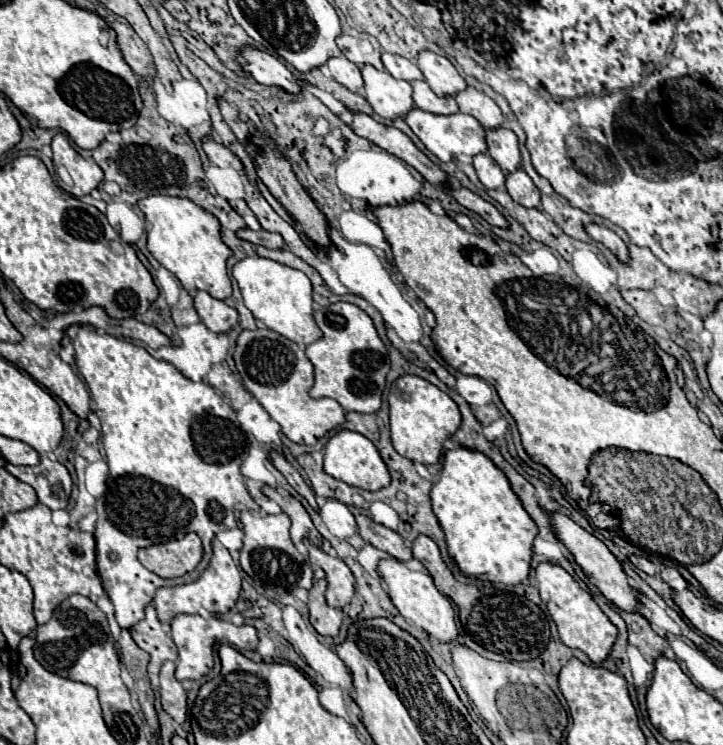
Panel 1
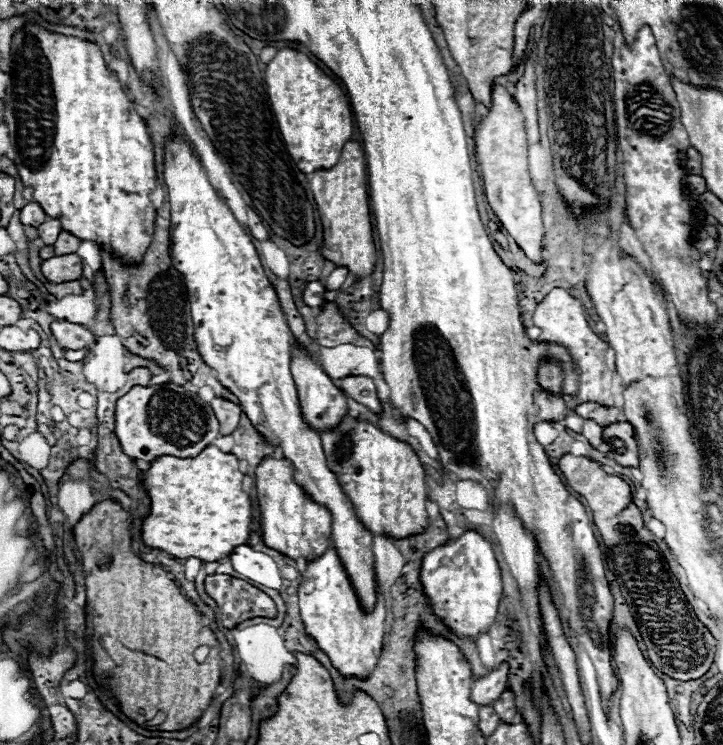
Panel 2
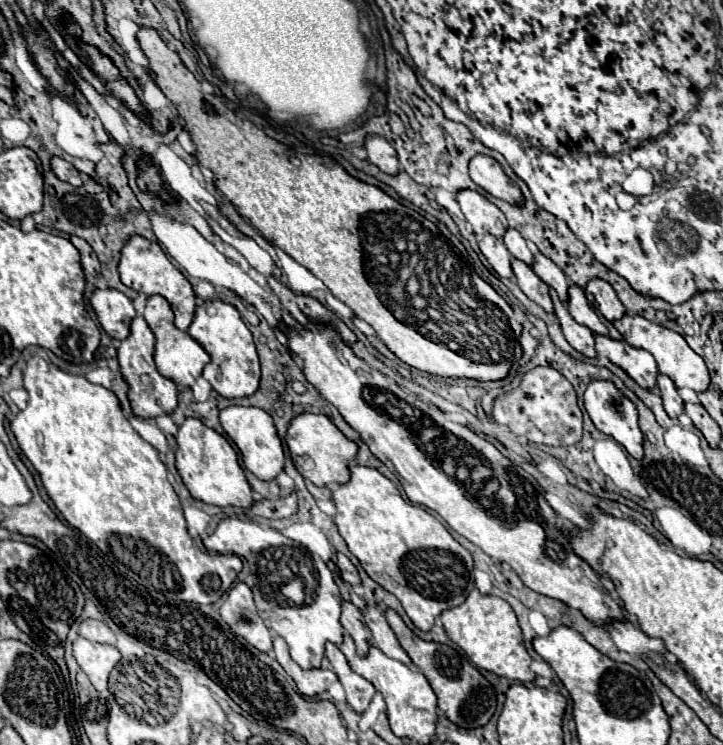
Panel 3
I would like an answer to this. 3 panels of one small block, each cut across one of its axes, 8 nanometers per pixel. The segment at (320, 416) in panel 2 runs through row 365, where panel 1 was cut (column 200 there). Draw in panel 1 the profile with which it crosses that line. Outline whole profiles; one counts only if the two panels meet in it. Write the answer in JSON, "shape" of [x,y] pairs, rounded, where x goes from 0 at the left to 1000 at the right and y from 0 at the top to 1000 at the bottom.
{"shape":[[[274,392],[268,397],[268,411],[277,424],[277,430],[293,443],[293,446],[315,446],[321,438],[329,435],[329,419],[324,411],[313,408],[310,403],[302,403],[290,397],[288,392]]]}

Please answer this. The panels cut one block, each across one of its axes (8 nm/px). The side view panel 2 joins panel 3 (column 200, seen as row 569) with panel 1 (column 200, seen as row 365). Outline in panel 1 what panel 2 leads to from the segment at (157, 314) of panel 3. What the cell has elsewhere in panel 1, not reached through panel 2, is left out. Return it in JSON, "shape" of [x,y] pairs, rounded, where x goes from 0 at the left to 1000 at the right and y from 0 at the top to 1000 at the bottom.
{"shape":[[[227,260],[191,268],[191,279],[199,285],[205,298],[205,338],[252,379],[260,395],[268,397],[271,389],[282,389],[302,403],[318,400],[321,384],[313,349],[321,344],[321,336],[307,322],[304,298],[299,290],[260,266]]]}

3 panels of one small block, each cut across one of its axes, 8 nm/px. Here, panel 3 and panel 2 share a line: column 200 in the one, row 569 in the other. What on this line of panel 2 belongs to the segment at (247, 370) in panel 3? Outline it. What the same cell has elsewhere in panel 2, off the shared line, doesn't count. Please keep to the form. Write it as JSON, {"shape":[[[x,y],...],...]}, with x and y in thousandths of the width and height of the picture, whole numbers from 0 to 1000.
{"shape":[[[456,730],[443,749],[423,757],[418,768],[418,781],[412,787],[415,827],[420,832],[423,848],[440,862],[440,867],[456,881],[459,891],[476,907],[506,910],[523,891],[531,862],[531,832],[534,832],[534,803],[523,789],[520,811],[512,821],[498,813],[492,792],[484,781],[479,762],[470,754],[465,736]]]}

